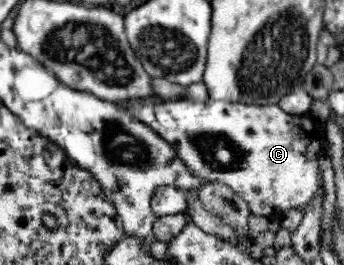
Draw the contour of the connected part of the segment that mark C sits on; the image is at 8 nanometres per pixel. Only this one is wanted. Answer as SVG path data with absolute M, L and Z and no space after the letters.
M159 96L129 98L117 104L135 121L153 127L153 132L174 148L178 158L195 177L231 186L235 194L247 201L249 210L255 215L269 218L276 208L303 211L321 191L323 176L319 159L326 156L326 122L319 121L310 113L289 114L278 104L255 105L211 99L208 102L167 102Z

